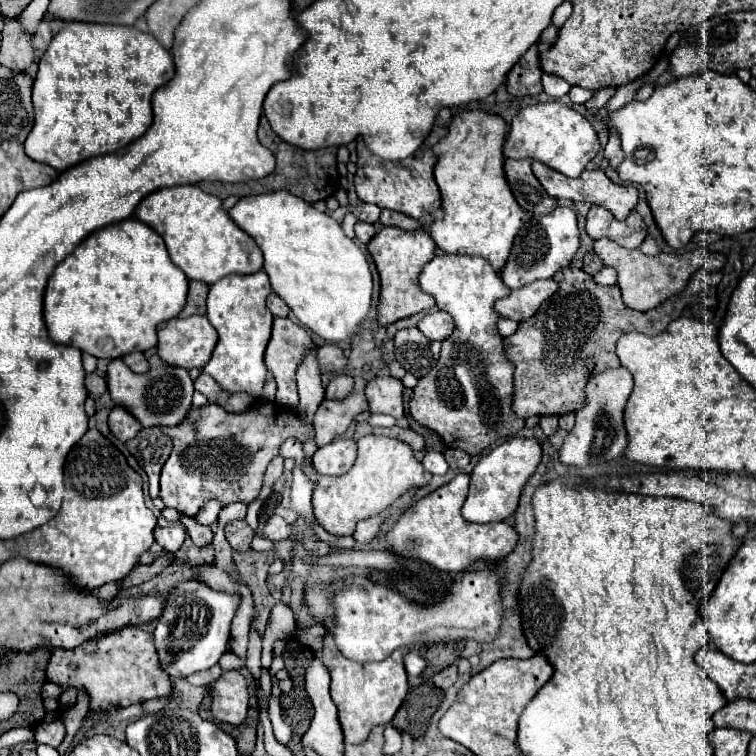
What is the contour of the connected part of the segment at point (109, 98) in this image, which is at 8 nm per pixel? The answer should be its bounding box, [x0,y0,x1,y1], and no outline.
[24,22,174,170]

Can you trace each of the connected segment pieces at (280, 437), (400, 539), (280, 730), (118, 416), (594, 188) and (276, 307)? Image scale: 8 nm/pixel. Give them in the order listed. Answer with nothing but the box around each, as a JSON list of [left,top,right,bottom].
[[160,402,306,516],[384,472,518,574],[268,698,292,746],[108,406,142,442],[532,162,638,220],[266,292,290,316]]

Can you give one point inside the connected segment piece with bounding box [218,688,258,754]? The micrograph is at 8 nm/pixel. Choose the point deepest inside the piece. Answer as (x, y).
(245, 735)

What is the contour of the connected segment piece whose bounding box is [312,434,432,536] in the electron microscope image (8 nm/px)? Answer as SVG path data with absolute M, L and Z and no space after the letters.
M368 434L358 440L358 458L344 476L328 478L314 474L314 480L318 482L318 488L314 490L312 504L318 524L334 536L346 536L354 534L354 528L360 520L380 514L408 490L428 486L432 478L416 460L414 450L406 442Z

